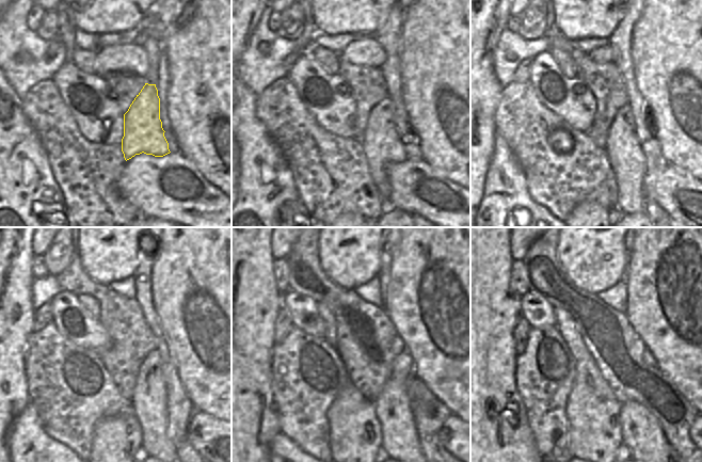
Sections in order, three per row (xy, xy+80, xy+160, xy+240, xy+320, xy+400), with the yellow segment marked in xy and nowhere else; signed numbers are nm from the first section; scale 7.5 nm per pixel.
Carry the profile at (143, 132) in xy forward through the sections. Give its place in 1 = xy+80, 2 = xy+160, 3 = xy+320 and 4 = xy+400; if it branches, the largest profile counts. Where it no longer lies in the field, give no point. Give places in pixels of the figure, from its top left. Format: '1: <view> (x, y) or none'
1: xy+80 (383, 148)
2: xy+160 (624, 152)
3: xy+320 (399, 436)
4: xy+400 (640, 431)

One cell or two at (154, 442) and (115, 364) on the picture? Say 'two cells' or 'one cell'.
two cells

